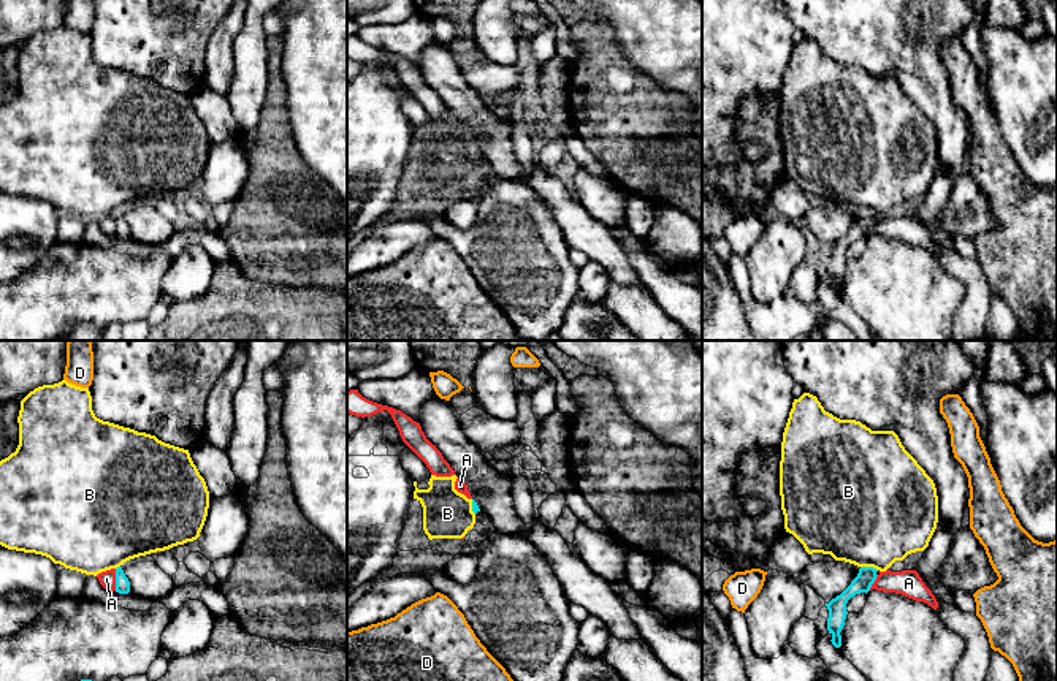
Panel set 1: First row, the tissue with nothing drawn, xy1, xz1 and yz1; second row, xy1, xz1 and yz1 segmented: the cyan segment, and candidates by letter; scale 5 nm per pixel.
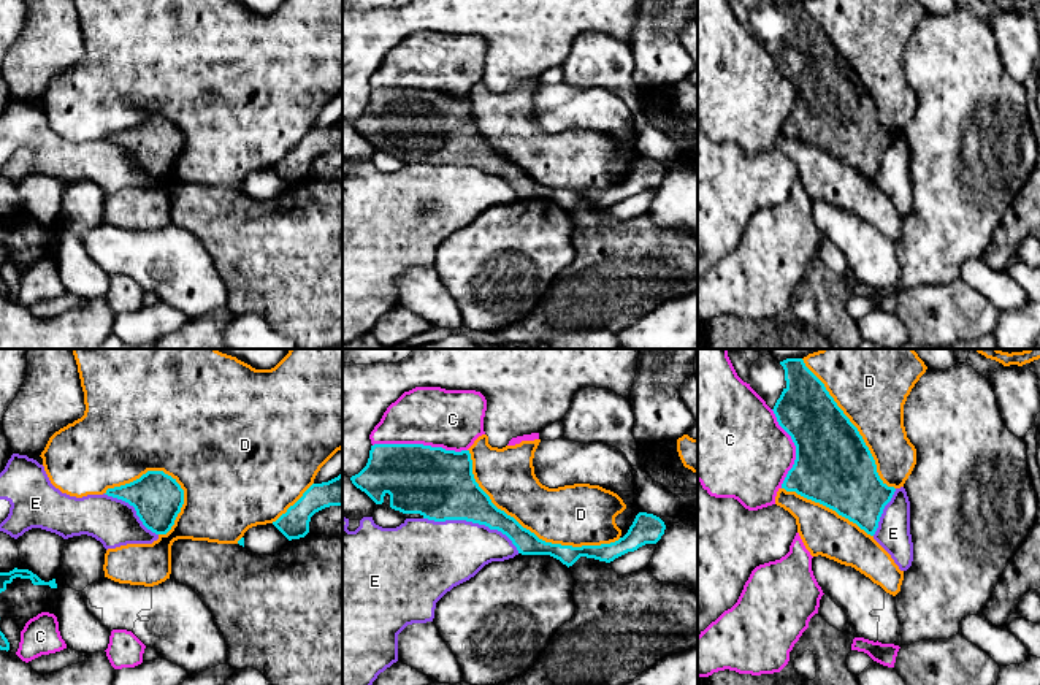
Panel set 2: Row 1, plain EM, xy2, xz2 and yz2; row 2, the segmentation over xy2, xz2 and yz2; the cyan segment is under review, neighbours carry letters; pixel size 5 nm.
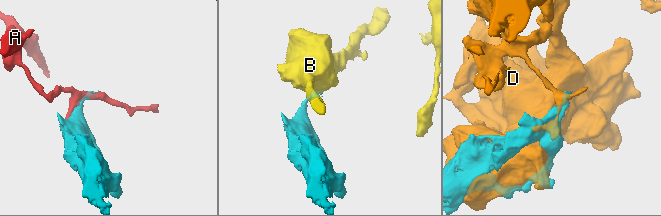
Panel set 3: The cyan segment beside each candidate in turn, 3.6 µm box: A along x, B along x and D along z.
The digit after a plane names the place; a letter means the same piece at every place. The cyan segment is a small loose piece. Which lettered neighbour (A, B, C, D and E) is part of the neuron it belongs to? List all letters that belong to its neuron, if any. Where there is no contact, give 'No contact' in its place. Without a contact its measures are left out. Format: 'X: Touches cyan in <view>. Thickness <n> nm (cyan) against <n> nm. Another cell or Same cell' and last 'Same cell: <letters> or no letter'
A: Touches cyan in xy1. Thickness 80 nm (cyan) against 80 nm. Another cell
B: Touches cyan in yz1. Thickness 90 nm (cyan) against 500 nm. Another cell
C: Touches cyan in xz2. Thickness 360 nm (cyan) against 300 nm. Another cell
D: Touches cyan in xz2. Thickness 130 nm (cyan) against 300 nm. Another cell
E: Touches cyan in xz2. Thickness 360 nm (cyan) against 360 nm. Another cell
Same cell: no letter

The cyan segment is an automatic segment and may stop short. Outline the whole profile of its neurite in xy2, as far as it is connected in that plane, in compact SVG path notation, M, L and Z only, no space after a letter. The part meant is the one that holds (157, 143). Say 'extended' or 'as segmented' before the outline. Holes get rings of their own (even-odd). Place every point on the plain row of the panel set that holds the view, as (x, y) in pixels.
as segmented | M147 116L140 124L108 133L108 141L135 152L143 170L155 179L166 179L184 149L184 135L163 116Z

